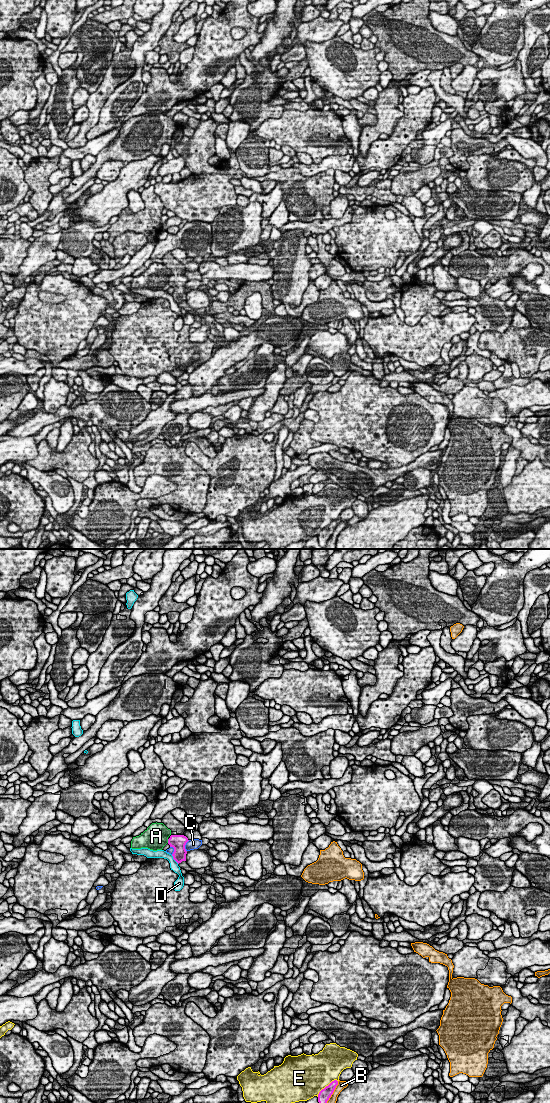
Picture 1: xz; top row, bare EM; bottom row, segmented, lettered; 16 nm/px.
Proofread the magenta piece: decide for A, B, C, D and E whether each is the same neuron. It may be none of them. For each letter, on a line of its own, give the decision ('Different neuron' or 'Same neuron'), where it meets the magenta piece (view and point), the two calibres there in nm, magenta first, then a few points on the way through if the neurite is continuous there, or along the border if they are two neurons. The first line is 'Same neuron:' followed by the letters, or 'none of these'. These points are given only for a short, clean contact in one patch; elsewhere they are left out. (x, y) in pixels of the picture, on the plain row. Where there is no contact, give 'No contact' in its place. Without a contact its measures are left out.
Same neuron: none of these
A: Different neuron. Touches magenta at xz (168, 281). Thickness 240 nm (magenta) against 380 nm. Boundary: xz (167, 279), (168, 282)
B: Different neuron. Touches magenta at xz (331, 534). Thickness 190 nm (magenta) against 170 nm
C: Different neuron. Touches magenta at xz (184, 286). Thickness 240 nm (magenta) against 160 nm
D: Different neuron. Touches magenta at xz (174, 299). Thickness 220 nm (magenta) against 130 nm. Boundary: xz (171, 295), (178, 303)
E: Different neuron. Touches magenta at xz (326, 526). Thickness 190 nm (magenta) against 500 nm

